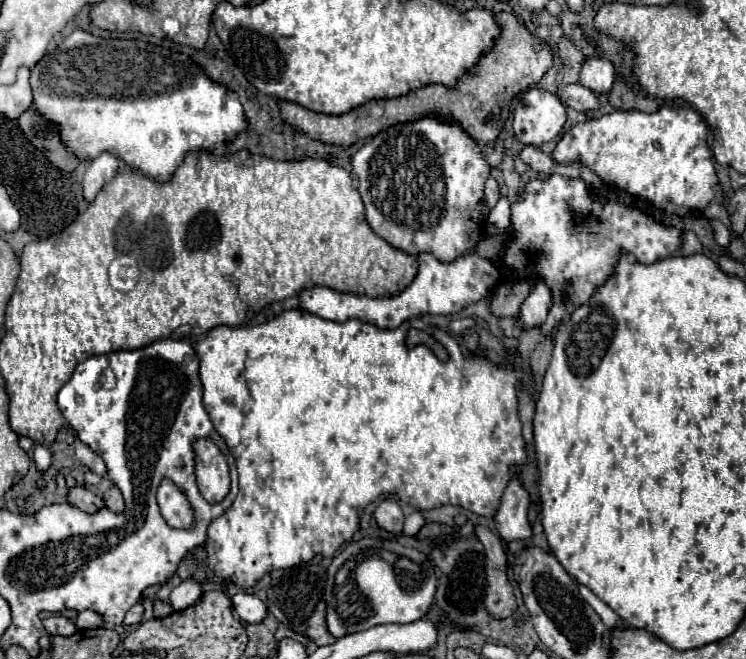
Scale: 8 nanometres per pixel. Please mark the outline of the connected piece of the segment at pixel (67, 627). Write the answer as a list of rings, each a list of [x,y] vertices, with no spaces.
[[[50,616],[44,620],[44,626],[50,636],[72,636],[76,626],[66,616]]]

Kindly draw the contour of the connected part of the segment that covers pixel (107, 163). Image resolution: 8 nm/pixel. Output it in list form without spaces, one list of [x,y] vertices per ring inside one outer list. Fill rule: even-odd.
[[[104,152],[100,154],[98,158],[94,158],[90,162],[90,166],[86,168],[86,174],[84,174],[84,198],[88,202],[92,202],[92,198],[96,196],[96,192],[118,172],[118,158],[110,152]]]

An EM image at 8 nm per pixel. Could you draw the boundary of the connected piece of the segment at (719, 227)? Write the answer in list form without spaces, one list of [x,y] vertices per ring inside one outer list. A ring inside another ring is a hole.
[[[712,220],[712,230],[714,230],[714,240],[716,240],[720,246],[728,246],[728,242],[730,242],[730,232],[728,232],[728,228],[726,228],[720,220]]]

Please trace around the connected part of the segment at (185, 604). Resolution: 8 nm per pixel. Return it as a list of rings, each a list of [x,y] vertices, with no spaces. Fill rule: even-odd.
[[[188,578],[188,580],[184,580],[180,586],[176,586],[172,590],[170,604],[172,604],[174,610],[180,612],[180,610],[186,610],[186,608],[194,606],[200,600],[202,594],[204,594],[202,584],[198,580],[194,580],[194,578]]]

